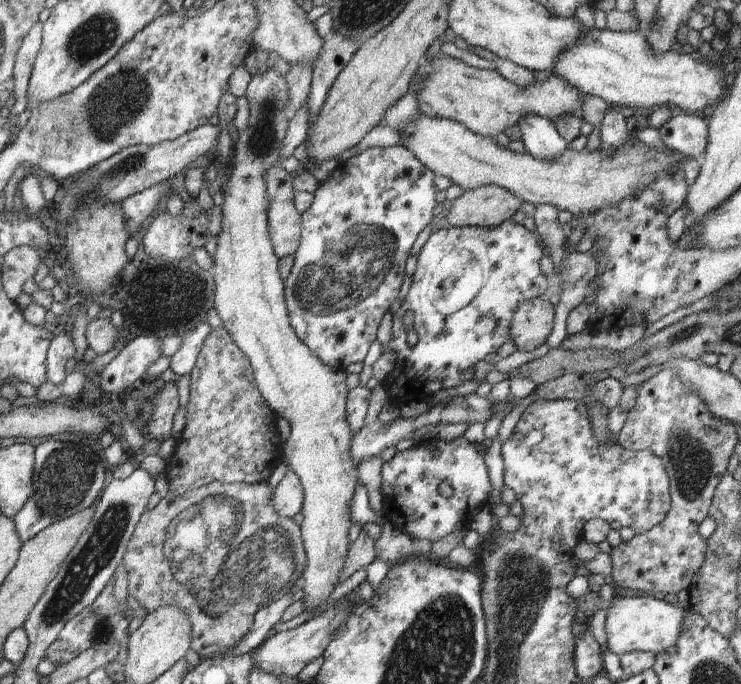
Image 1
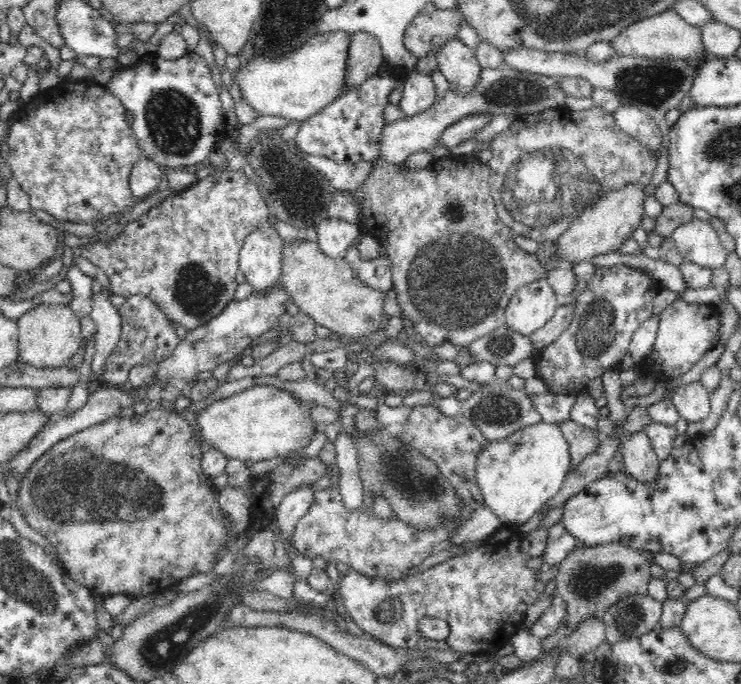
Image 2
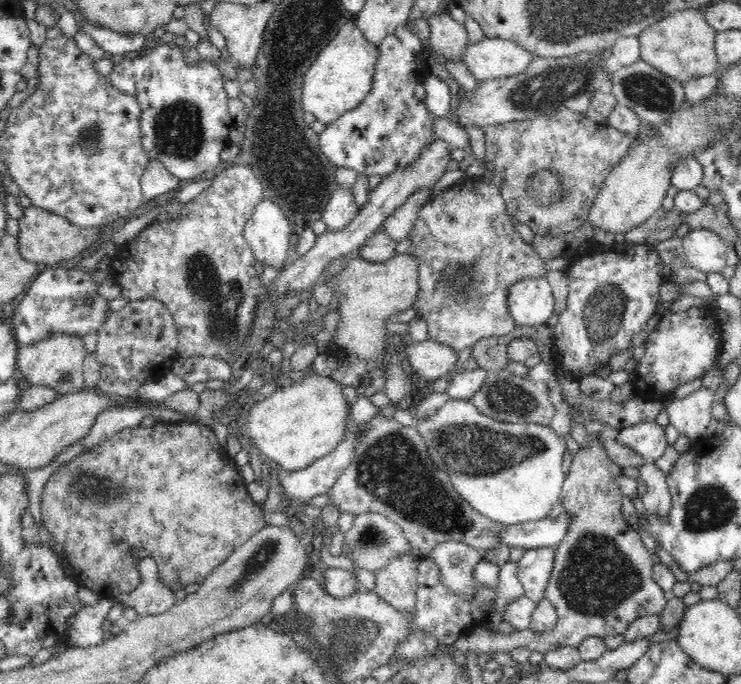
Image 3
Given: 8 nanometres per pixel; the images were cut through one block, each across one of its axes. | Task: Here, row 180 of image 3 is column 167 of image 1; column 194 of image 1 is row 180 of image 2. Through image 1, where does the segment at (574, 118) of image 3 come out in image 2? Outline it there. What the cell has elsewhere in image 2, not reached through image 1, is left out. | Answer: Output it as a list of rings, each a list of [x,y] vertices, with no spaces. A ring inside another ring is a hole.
[[[564,106],[517,118],[507,130],[495,136],[490,148],[493,157],[488,162],[489,186],[498,216],[514,234],[540,244],[546,240],[558,240],[573,219],[610,192],[628,185],[648,186],[652,182],[657,160],[650,147],[621,130],[613,114],[598,106],[582,112]]]

